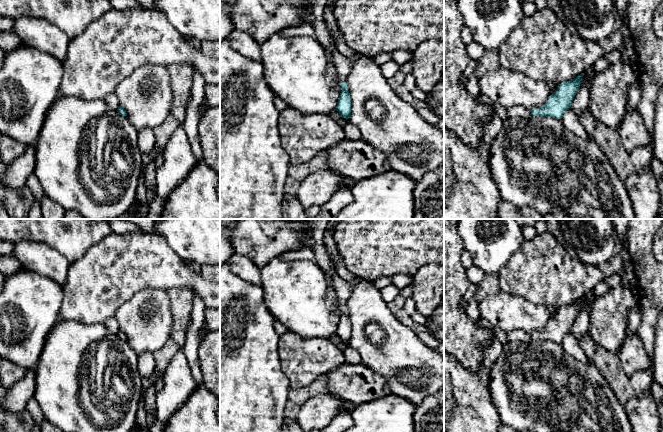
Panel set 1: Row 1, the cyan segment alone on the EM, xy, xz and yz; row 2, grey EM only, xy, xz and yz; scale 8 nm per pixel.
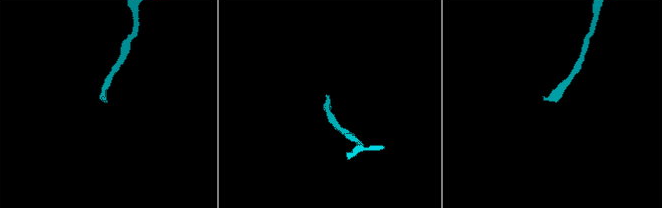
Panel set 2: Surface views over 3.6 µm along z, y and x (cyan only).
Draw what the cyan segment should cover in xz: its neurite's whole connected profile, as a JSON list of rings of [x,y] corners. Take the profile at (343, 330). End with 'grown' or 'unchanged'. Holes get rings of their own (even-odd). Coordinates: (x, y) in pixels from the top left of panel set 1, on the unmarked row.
[[[309,219],[312,228],[312,238],[315,241],[313,250],[316,255],[316,264],[324,271],[329,272],[332,277],[335,297],[341,310],[341,317],[337,326],[336,334],[342,342],[349,343],[351,340],[351,320],[348,315],[346,303],[351,294],[349,282],[342,279],[336,270],[335,264],[332,264],[324,244],[324,233],[329,219]]]; grown

